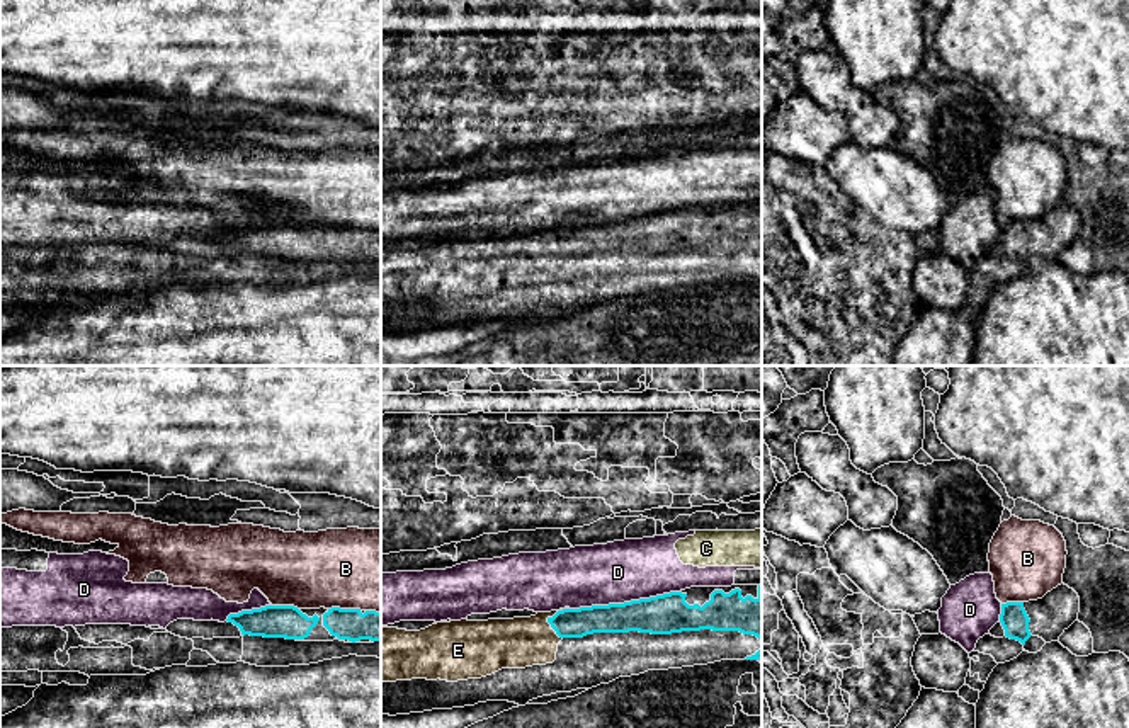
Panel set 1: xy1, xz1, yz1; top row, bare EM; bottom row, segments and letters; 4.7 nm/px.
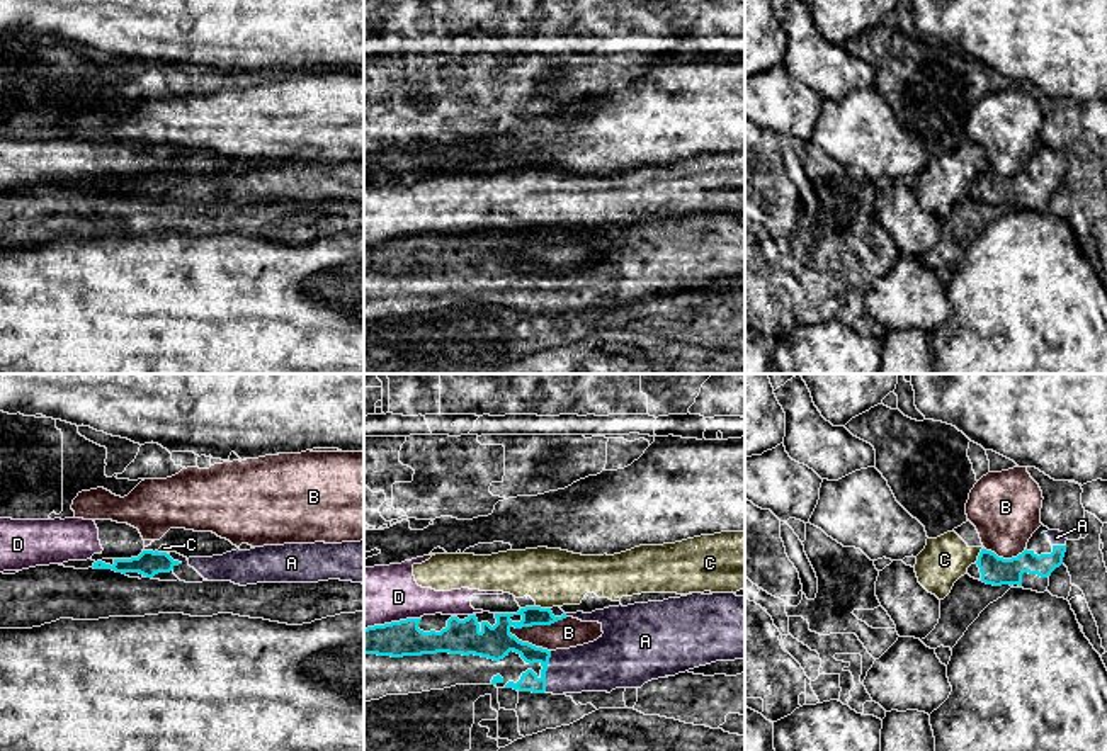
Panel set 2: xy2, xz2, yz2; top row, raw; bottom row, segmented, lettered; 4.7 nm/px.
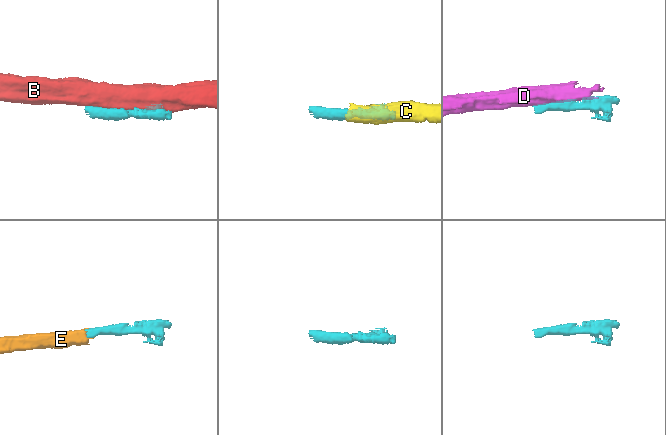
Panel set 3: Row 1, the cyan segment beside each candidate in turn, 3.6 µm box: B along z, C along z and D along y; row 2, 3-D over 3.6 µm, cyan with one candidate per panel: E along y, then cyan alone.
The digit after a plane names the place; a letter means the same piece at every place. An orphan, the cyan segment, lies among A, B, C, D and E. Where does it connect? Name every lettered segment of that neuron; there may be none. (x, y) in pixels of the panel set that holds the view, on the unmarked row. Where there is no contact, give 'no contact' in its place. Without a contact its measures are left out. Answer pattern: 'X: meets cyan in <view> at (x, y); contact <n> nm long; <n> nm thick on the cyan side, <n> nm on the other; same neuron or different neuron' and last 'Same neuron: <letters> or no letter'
A: meets cyan in xz2 at (546, 289); contact 190 nm long; 110 nm thick on the cyan side, 240 nm on the other; same neuron
B: meets cyan in xz2 at (536, 243); contact 280 nm long; 160 nm thick on the cyan side, 140 nm on the other; different neuron
C: meets cyan in xz2 at (543, 228); contact 70 nm long; 120 nm thick on the cyan side, 280 nm on the other; different neuron
D: meets cyan in xz1 at (624, 221); contact 550 nm long; 190 nm thick on the cyan side, 300 nm on the other; different neuron
E: meets cyan in xz1 at (550, 242); contact 140 nm long; 140 nm thick on the cyan side, 240 nm on the other; same neuron
Same neuron: A, E

